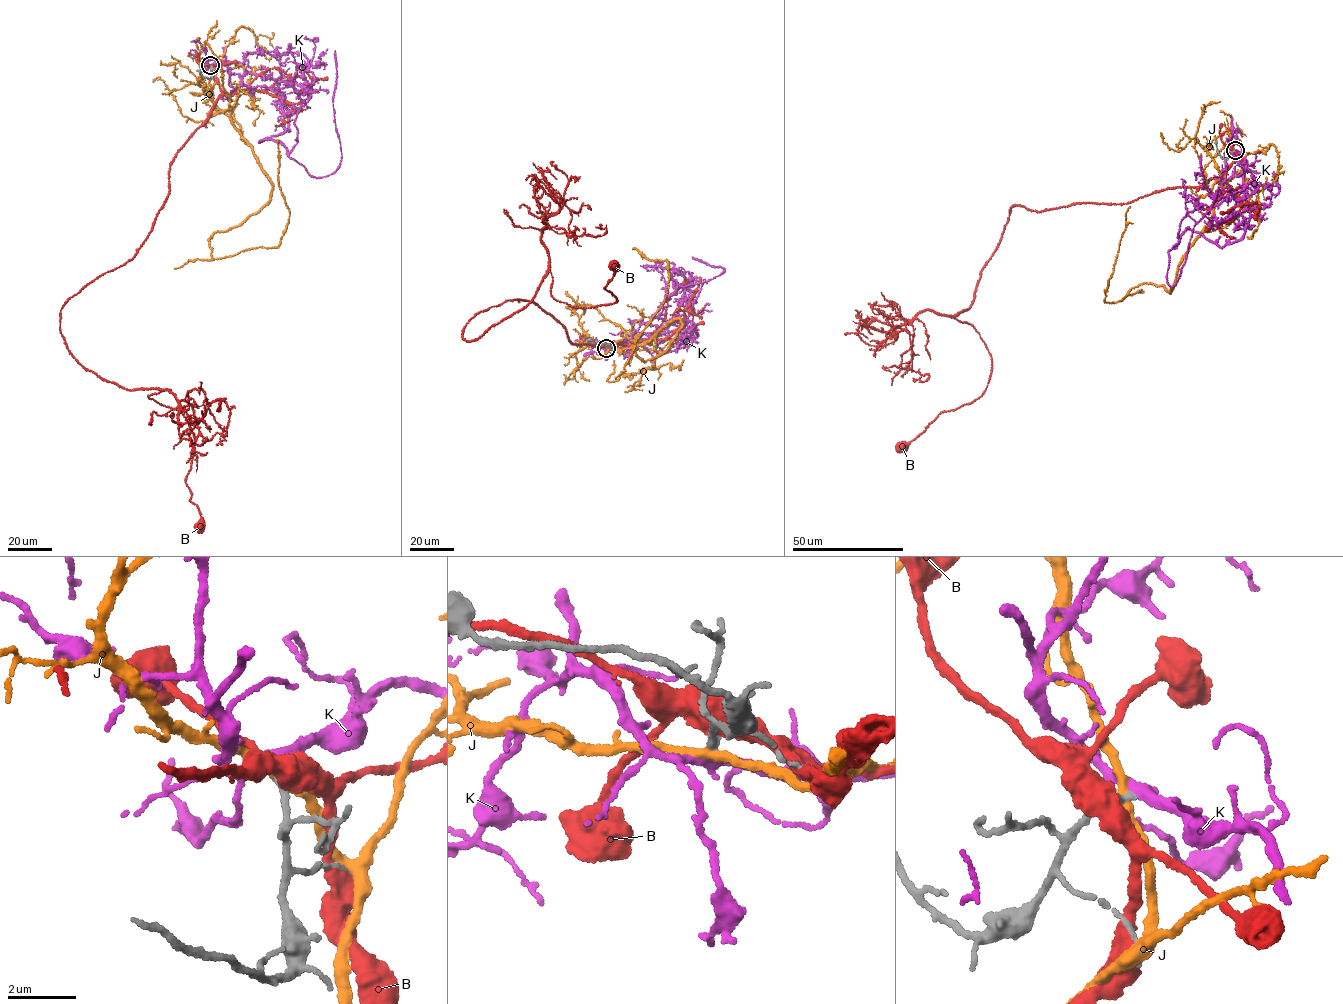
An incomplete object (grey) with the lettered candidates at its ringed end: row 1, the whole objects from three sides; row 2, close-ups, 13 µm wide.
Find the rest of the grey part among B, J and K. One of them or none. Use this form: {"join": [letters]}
{"join": ["K"]}

